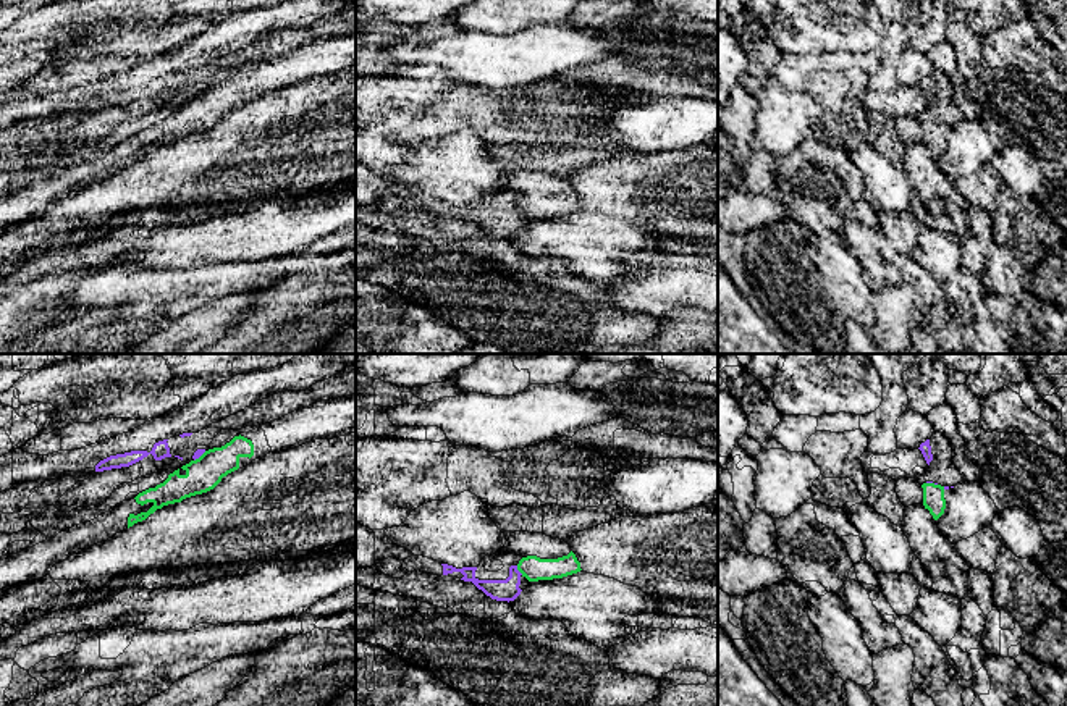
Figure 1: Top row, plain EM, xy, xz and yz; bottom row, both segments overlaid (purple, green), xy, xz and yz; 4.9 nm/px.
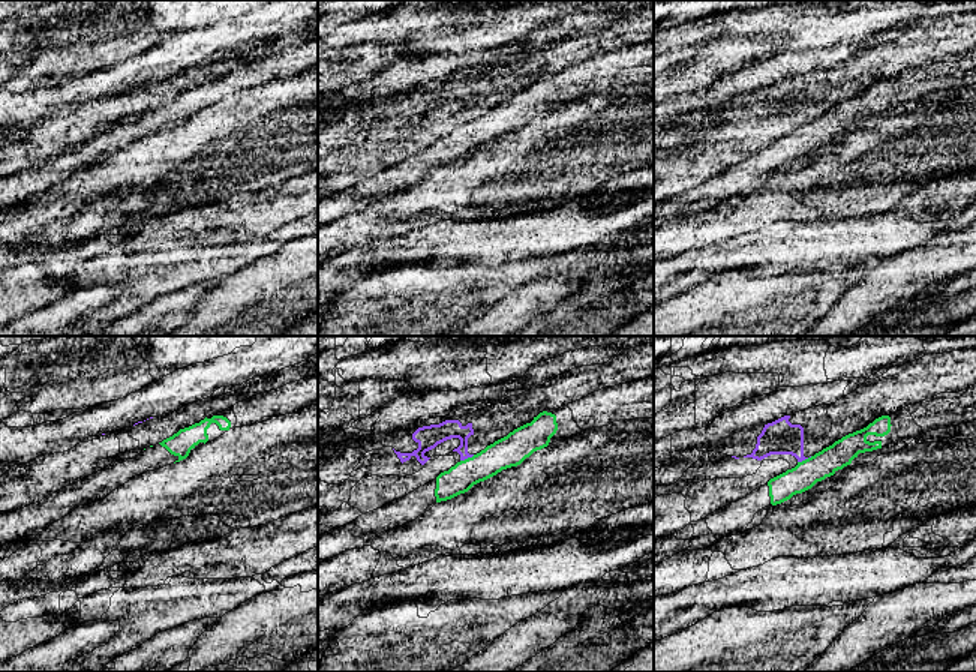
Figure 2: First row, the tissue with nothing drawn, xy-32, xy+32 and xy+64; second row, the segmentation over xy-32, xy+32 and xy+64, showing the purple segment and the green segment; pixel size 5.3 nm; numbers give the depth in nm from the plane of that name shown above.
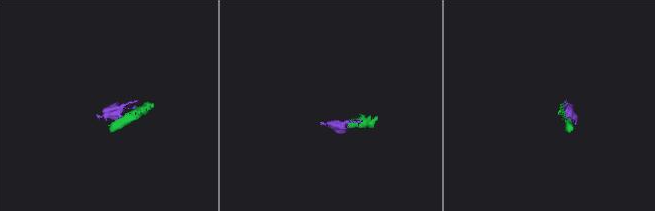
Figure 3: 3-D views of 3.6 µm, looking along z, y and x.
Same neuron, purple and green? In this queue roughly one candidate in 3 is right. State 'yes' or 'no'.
no

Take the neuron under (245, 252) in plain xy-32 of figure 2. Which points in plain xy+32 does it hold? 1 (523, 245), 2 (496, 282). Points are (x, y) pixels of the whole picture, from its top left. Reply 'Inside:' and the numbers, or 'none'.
Inside: 2

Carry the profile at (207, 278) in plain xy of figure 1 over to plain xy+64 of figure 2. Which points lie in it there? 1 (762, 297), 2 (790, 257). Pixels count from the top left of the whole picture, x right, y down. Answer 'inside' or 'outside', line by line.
1: inside
2: outside

